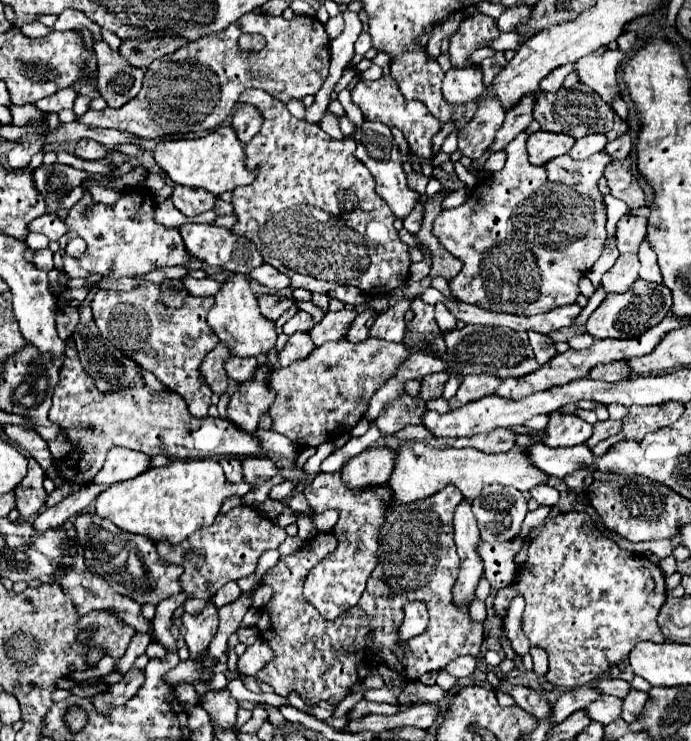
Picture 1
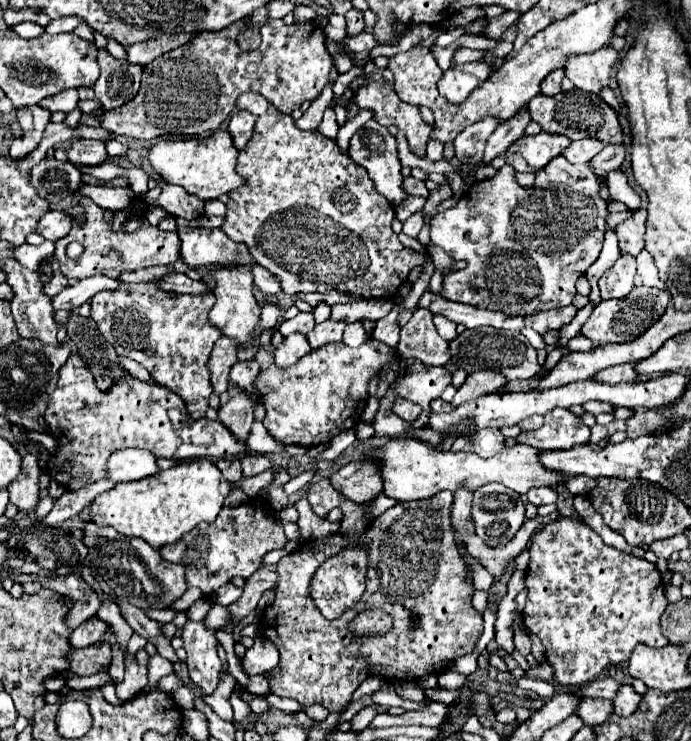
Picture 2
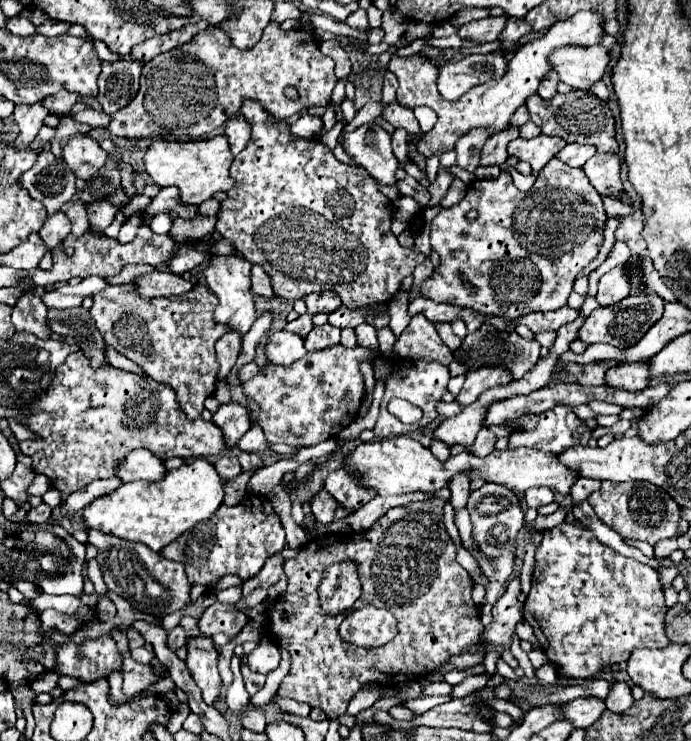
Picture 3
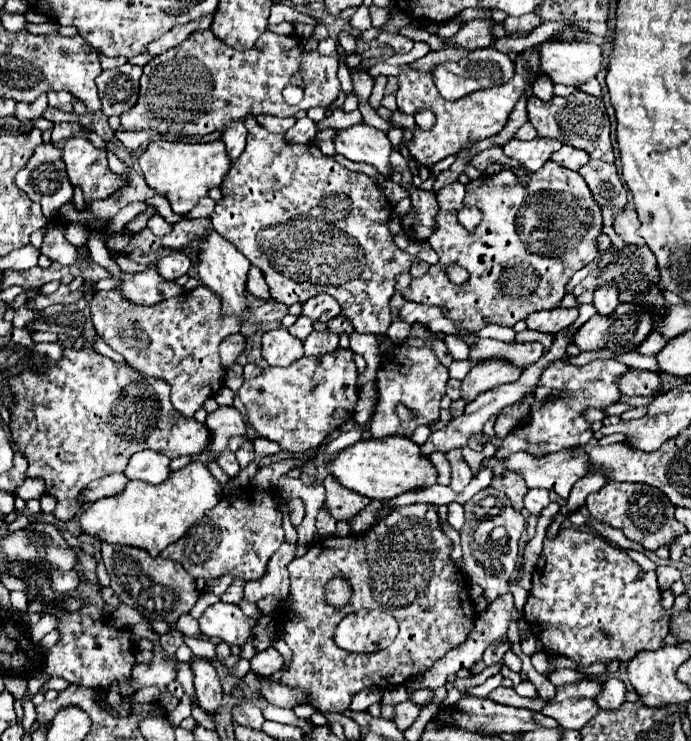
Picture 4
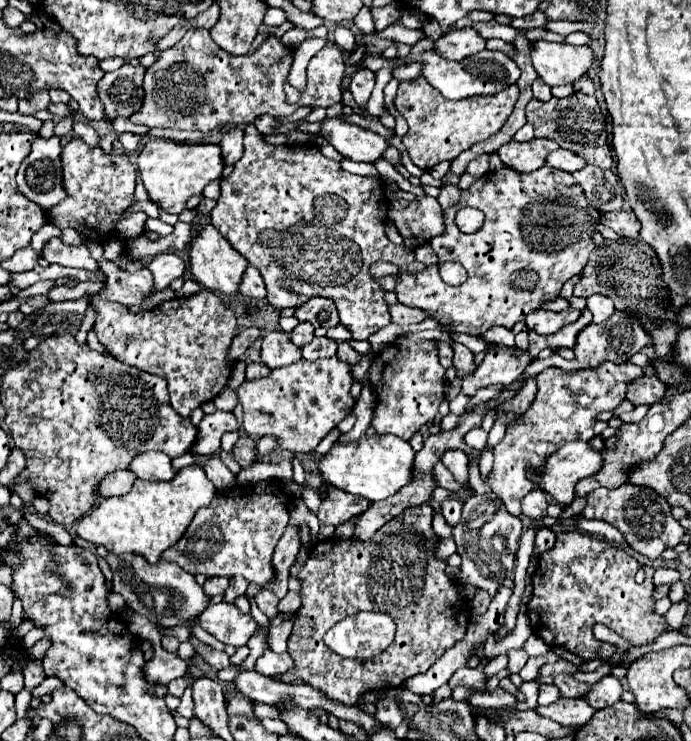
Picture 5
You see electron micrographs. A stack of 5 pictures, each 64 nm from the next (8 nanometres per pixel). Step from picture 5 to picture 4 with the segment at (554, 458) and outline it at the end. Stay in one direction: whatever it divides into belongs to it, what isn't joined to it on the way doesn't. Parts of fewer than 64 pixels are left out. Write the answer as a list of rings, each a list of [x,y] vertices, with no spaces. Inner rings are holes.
[[[572,448],[560,450],[556,454],[544,454],[544,456],[532,456],[530,452],[516,452],[516,454],[510,454],[508,458],[490,456],[482,460],[482,466],[488,466],[494,476],[504,476],[506,470],[518,472],[526,480],[528,488],[546,488],[550,492],[556,492],[560,498],[568,498],[574,482],[588,474],[588,458],[584,456],[584,452],[576,452]]]

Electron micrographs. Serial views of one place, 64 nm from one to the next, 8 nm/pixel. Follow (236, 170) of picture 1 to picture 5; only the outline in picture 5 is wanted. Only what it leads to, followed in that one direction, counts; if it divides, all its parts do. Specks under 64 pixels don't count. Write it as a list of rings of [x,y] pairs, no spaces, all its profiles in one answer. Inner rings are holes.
[[[168,140],[146,142],[136,164],[150,200],[170,214],[182,214],[186,210],[186,202],[192,196],[202,194],[204,186],[218,180],[224,170],[222,150],[218,144],[176,144]]]

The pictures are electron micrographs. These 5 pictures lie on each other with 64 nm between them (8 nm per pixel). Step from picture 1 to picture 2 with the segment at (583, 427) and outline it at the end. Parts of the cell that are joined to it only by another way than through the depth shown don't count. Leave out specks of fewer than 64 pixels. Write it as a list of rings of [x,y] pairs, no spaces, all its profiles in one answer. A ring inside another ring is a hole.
[[[556,408],[544,416],[544,426],[534,432],[522,432],[518,442],[540,450],[566,450],[576,444],[588,444],[590,428],[582,418],[564,408]]]

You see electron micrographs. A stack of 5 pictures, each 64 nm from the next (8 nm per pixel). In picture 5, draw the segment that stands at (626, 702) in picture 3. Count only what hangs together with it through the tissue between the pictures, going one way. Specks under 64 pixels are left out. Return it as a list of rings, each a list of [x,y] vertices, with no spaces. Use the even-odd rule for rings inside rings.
[[[608,674],[600,682],[596,682],[592,686],[592,690],[586,694],[592,708],[596,708],[596,710],[602,710],[602,708],[608,708],[608,706],[616,704],[620,700],[620,696],[622,696],[622,684],[612,674]]]

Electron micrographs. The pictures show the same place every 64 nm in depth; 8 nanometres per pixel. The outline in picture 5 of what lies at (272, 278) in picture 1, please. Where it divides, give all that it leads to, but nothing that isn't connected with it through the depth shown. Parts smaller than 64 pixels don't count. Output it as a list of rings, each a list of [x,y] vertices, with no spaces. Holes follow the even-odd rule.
[[[252,266],[246,268],[244,280],[240,282],[240,294],[250,296],[250,298],[266,298],[266,286],[260,272],[256,272],[256,268]]]

